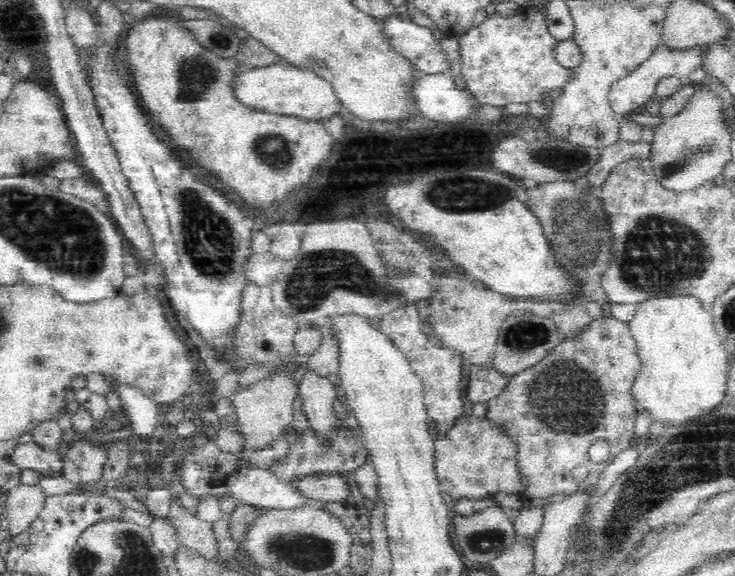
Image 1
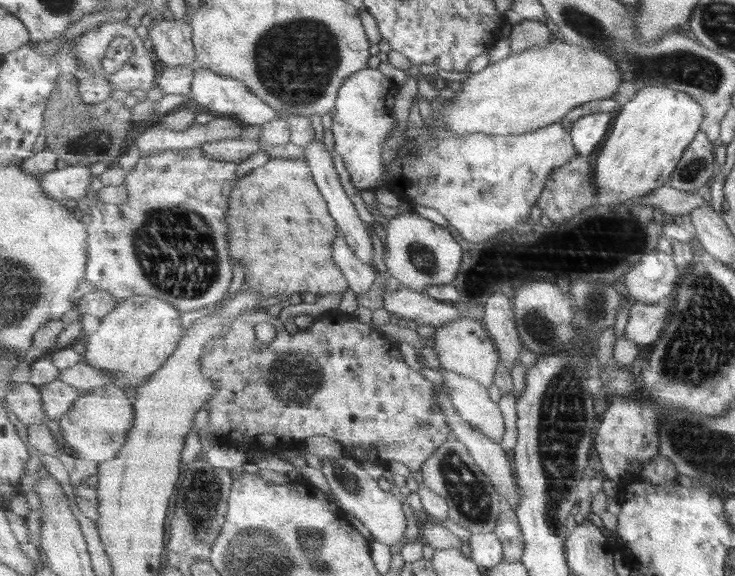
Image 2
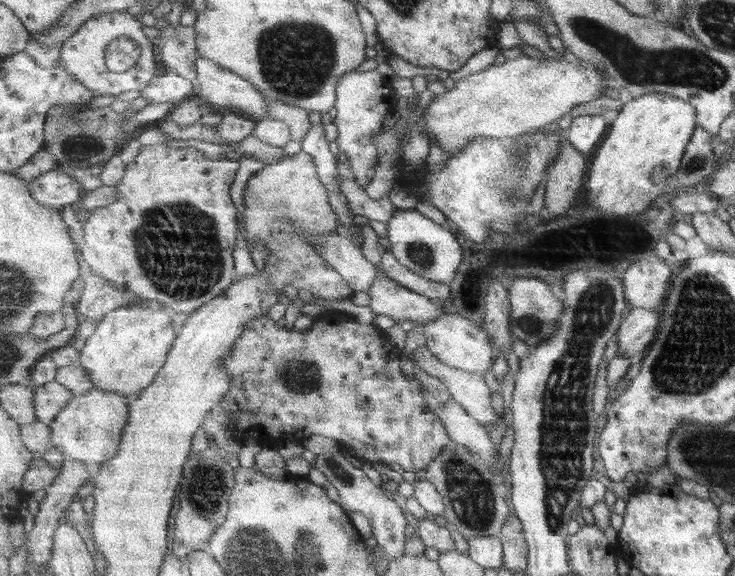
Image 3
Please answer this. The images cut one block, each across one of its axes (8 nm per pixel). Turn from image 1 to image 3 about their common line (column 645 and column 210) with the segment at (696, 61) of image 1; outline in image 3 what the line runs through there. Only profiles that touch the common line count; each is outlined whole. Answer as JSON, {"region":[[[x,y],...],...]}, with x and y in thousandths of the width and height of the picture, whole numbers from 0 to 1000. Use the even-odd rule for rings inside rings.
{"region":[[[268,94],[267,115],[271,142],[267,146],[269,148],[269,158],[265,167],[278,175],[286,191],[291,193],[297,184],[298,188],[312,188],[314,194],[332,200],[347,212],[366,203],[367,177],[362,174],[359,165],[341,142],[328,135],[320,125],[306,122],[306,118],[301,118],[293,108],[276,101],[273,94]]]}

